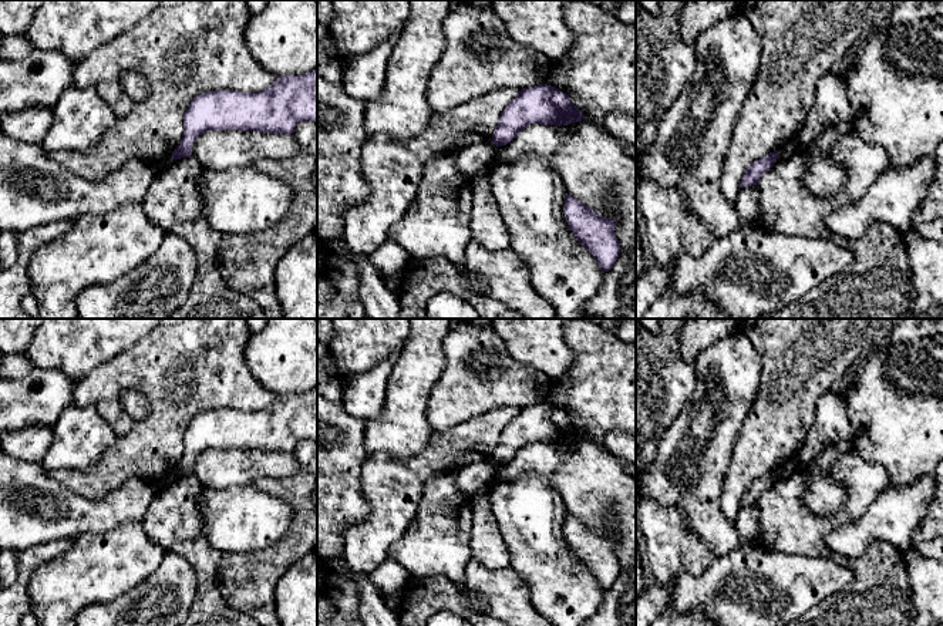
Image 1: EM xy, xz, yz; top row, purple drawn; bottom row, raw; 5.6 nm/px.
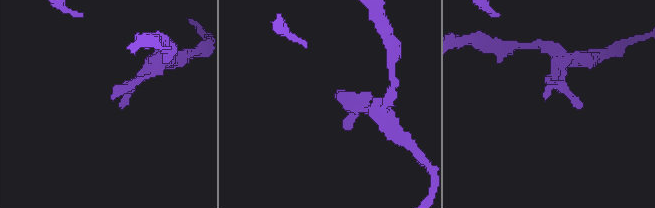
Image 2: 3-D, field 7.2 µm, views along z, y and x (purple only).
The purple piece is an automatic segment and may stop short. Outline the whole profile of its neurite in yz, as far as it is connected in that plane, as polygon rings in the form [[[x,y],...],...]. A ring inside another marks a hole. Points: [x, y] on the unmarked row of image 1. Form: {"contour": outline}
{"contour": [[[774,470],[750,482],[745,489],[745,494],[741,498],[740,506],[757,504],[761,495],[774,485],[778,477],[778,470]]]}

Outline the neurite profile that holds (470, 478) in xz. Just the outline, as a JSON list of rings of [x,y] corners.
[[[485,461],[458,470],[455,474],[455,482],[458,491],[471,499],[482,487],[489,485],[495,474],[496,464],[494,461]]]

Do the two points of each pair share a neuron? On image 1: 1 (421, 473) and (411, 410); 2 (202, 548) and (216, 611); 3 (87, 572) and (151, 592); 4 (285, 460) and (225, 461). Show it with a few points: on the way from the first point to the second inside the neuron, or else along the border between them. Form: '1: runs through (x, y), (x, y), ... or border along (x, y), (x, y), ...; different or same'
1: border along (433, 430), (411, 457), (384, 453); different
2: runs through (206, 564), (208, 595); same
3: border along (160, 564), (132, 588), (105, 602); different
4: runs through (270, 463), (239, 463); same

